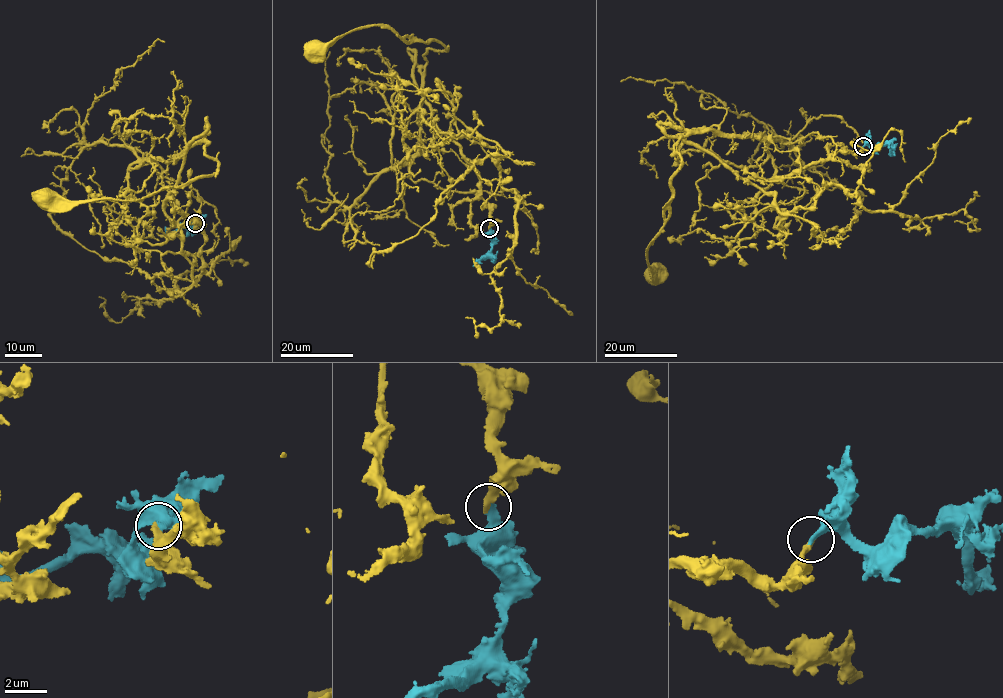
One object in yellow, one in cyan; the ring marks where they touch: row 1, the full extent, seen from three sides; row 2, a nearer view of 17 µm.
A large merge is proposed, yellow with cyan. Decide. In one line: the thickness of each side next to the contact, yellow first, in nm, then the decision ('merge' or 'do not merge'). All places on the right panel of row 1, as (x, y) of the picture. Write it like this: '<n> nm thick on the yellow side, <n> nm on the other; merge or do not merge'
300 nm thick on the yellow side, 340 nm on the other; merge

